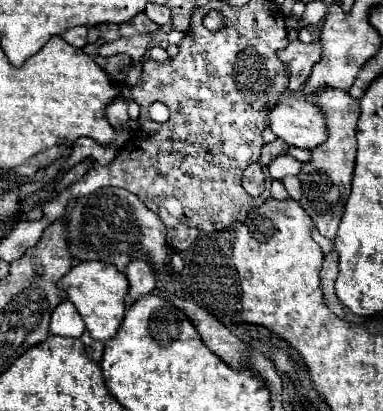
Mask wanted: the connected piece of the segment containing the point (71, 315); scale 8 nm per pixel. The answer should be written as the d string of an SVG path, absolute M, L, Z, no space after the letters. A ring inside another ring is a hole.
M71 302L59 304L51 316L51 328L49 334L65 336L65 338L79 338L85 332L81 316L75 312L75 306Z

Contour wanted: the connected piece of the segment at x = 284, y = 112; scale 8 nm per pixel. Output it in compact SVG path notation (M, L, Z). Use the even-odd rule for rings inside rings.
M287 98L269 112L269 128L289 146L313 150L327 140L325 114L303 98Z

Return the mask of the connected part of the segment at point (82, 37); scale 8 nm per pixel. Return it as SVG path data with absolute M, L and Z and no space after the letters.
M71 28L69 32L65 32L63 38L69 44L73 44L75 48L85 48L87 46L87 28Z

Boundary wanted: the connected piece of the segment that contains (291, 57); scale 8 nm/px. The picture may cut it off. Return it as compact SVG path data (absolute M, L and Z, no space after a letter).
M301 40L291 42L283 52L279 52L279 60L283 60L289 66L289 90L299 90L309 74L313 64L317 64L321 60L321 44L311 42L311 44L303 44Z

